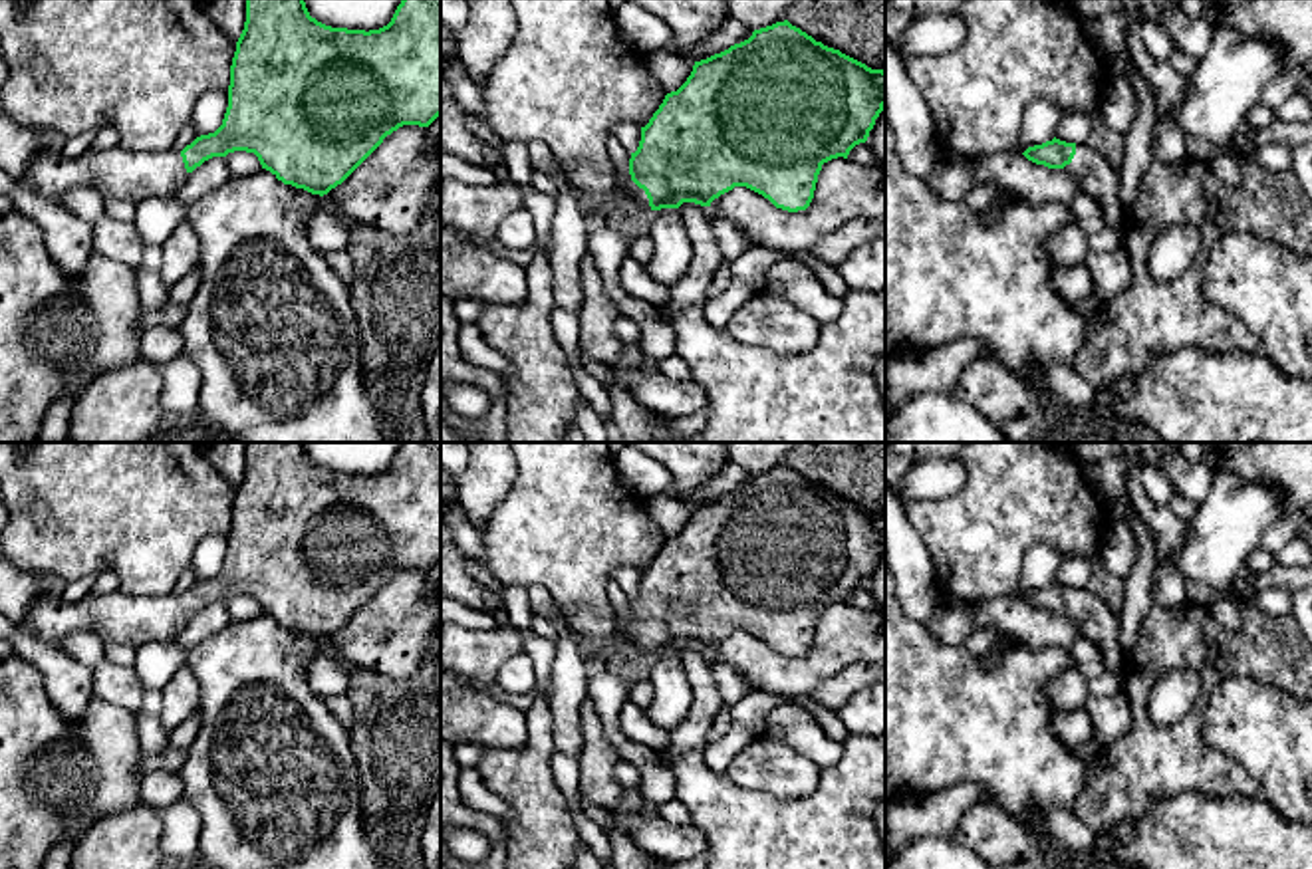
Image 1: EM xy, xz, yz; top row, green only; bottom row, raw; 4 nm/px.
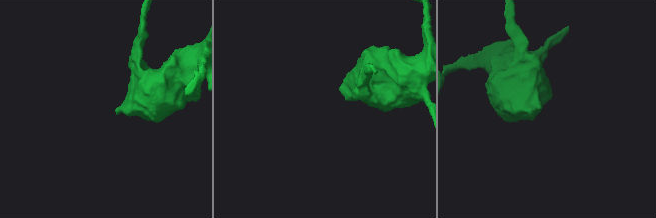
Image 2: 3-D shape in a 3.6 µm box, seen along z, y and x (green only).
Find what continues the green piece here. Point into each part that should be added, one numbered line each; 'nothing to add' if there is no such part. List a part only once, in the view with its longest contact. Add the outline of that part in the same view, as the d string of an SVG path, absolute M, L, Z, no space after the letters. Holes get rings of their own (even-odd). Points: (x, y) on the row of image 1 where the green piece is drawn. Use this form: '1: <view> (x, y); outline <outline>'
1: xz (634, 197); outline M617 171L617 185L619 185L619 192L621 192L621 198L623 198L623 208L629 208L633 212L653 212L651 206L649 206L649 198L645 194L645 190L639 188L631 181L631 177L623 177Z

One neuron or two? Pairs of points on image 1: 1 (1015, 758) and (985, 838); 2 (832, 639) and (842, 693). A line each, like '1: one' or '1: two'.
1: two
2: two

